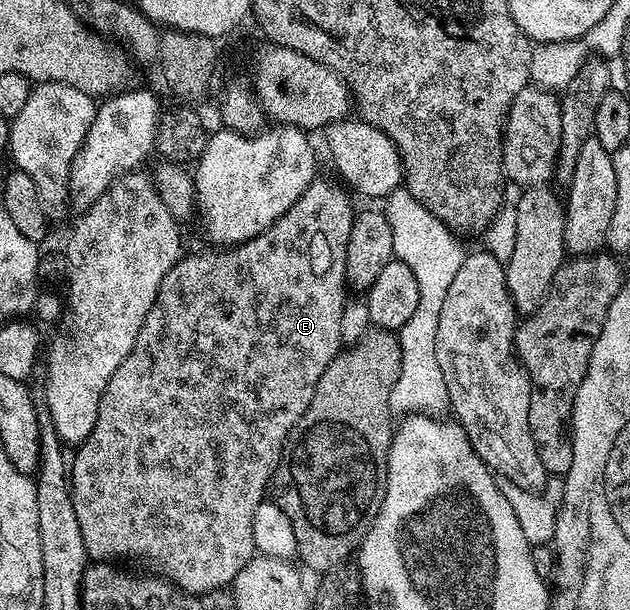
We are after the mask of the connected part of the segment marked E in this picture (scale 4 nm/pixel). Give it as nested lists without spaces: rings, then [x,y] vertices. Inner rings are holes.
[[[324,176],[318,177],[305,189],[303,196],[299,196],[299,200],[295,200],[295,204],[288,212],[288,221],[297,222],[297,238],[301,241],[301,262],[285,262],[283,255],[276,254],[273,251],[288,248],[289,234],[287,231],[281,230],[282,228],[272,226],[263,232],[259,232],[259,236],[255,236],[238,246],[208,248],[209,250],[201,250],[198,254],[186,253],[177,259],[177,262],[171,268],[171,272],[167,272],[167,276],[163,276],[163,280],[159,284],[159,292],[155,296],[155,304],[151,308],[151,312],[147,312],[147,316],[143,320],[143,328],[139,328],[139,336],[135,336],[135,344],[131,348],[131,352],[127,352],[127,360],[123,360],[123,364],[119,364],[119,368],[115,368],[115,376],[111,376],[111,380],[105,389],[105,394],[101,397],[95,428],[91,428],[91,436],[87,436],[87,440],[76,447],[77,455],[74,458],[72,455],[71,458],[71,489],[73,503],[75,504],[75,517],[79,520],[79,532],[83,532],[83,544],[87,548],[90,559],[108,562],[110,560],[121,560],[117,558],[142,558],[143,561],[150,562],[154,566],[152,569],[160,577],[173,582],[179,589],[186,590],[188,594],[206,594],[212,590],[225,590],[235,580],[235,576],[239,576],[239,572],[244,566],[255,557],[255,536],[253,535],[255,508],[259,508],[259,504],[266,501],[267,491],[270,489],[273,480],[273,473],[276,472],[277,465],[281,462],[281,455],[285,449],[286,442],[289,440],[289,434],[293,431],[293,425],[303,416],[303,412],[307,412],[307,408],[315,396],[315,388],[319,384],[319,376],[323,376],[323,372],[327,372],[327,364],[331,364],[331,360],[335,360],[335,356],[341,353],[343,349],[341,333],[339,332],[339,320],[343,320],[343,308],[347,301],[347,295],[345,295],[345,290],[347,291],[347,283],[345,281],[347,240],[351,240],[351,224],[355,217],[355,209],[353,210],[353,202],[349,199],[351,197],[350,191],[344,185],[334,182],[328,182]]]

